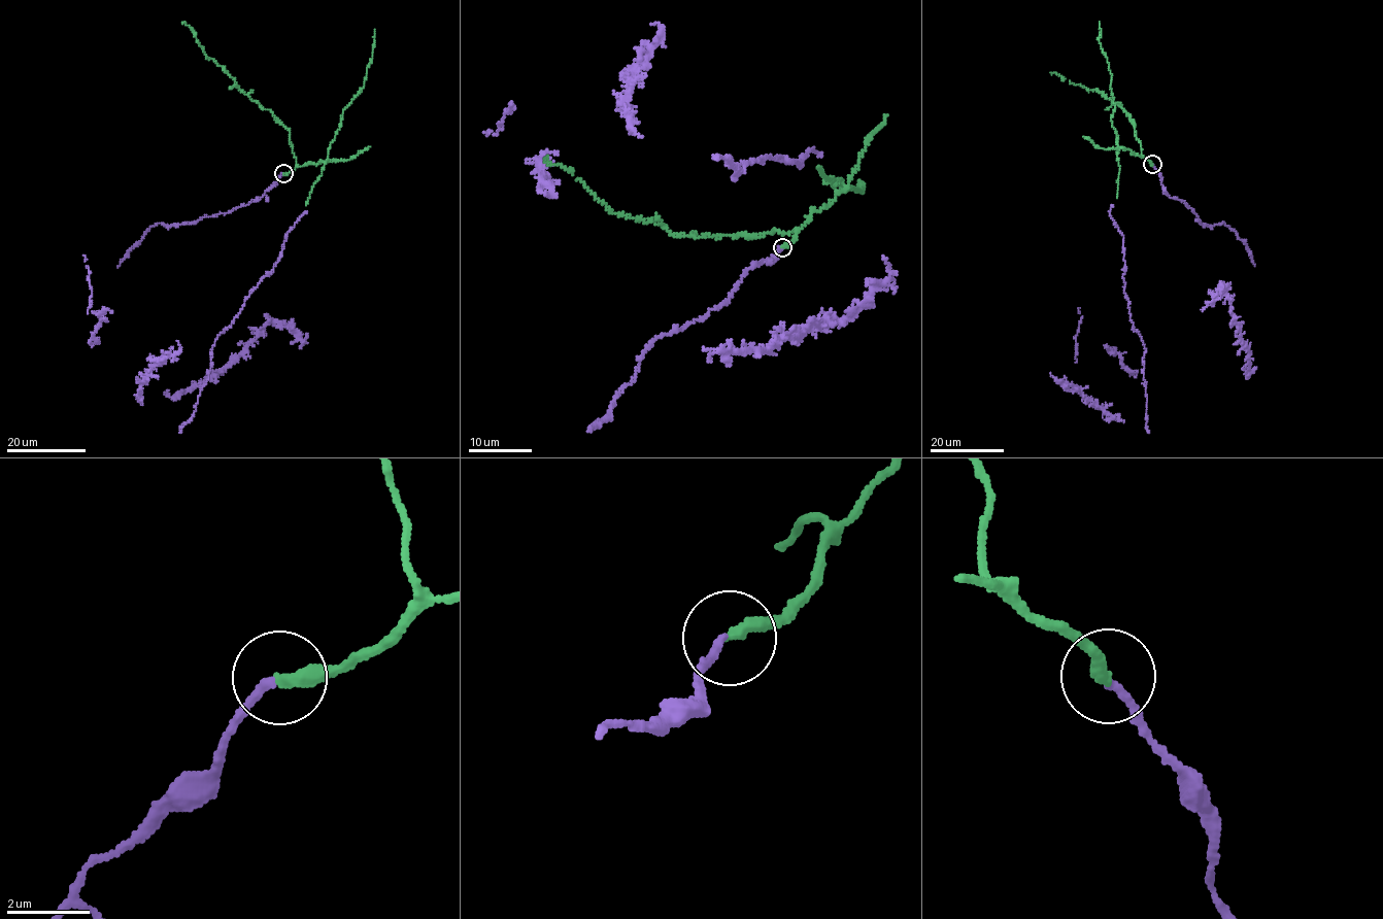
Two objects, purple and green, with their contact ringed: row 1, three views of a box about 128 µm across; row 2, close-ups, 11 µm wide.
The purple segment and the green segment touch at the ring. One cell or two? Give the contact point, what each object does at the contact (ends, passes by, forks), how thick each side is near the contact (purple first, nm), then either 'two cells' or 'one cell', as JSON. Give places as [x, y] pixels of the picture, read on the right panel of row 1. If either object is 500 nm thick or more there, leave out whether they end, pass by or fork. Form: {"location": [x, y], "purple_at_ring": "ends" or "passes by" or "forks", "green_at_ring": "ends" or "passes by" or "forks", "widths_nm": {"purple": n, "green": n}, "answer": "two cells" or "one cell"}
{"location": [1152, 164], "purple_at_ring": "ends", "green_at_ring": "ends", "widths_nm": {"purple": 180, "green": 320}, "answer": "one cell"}

